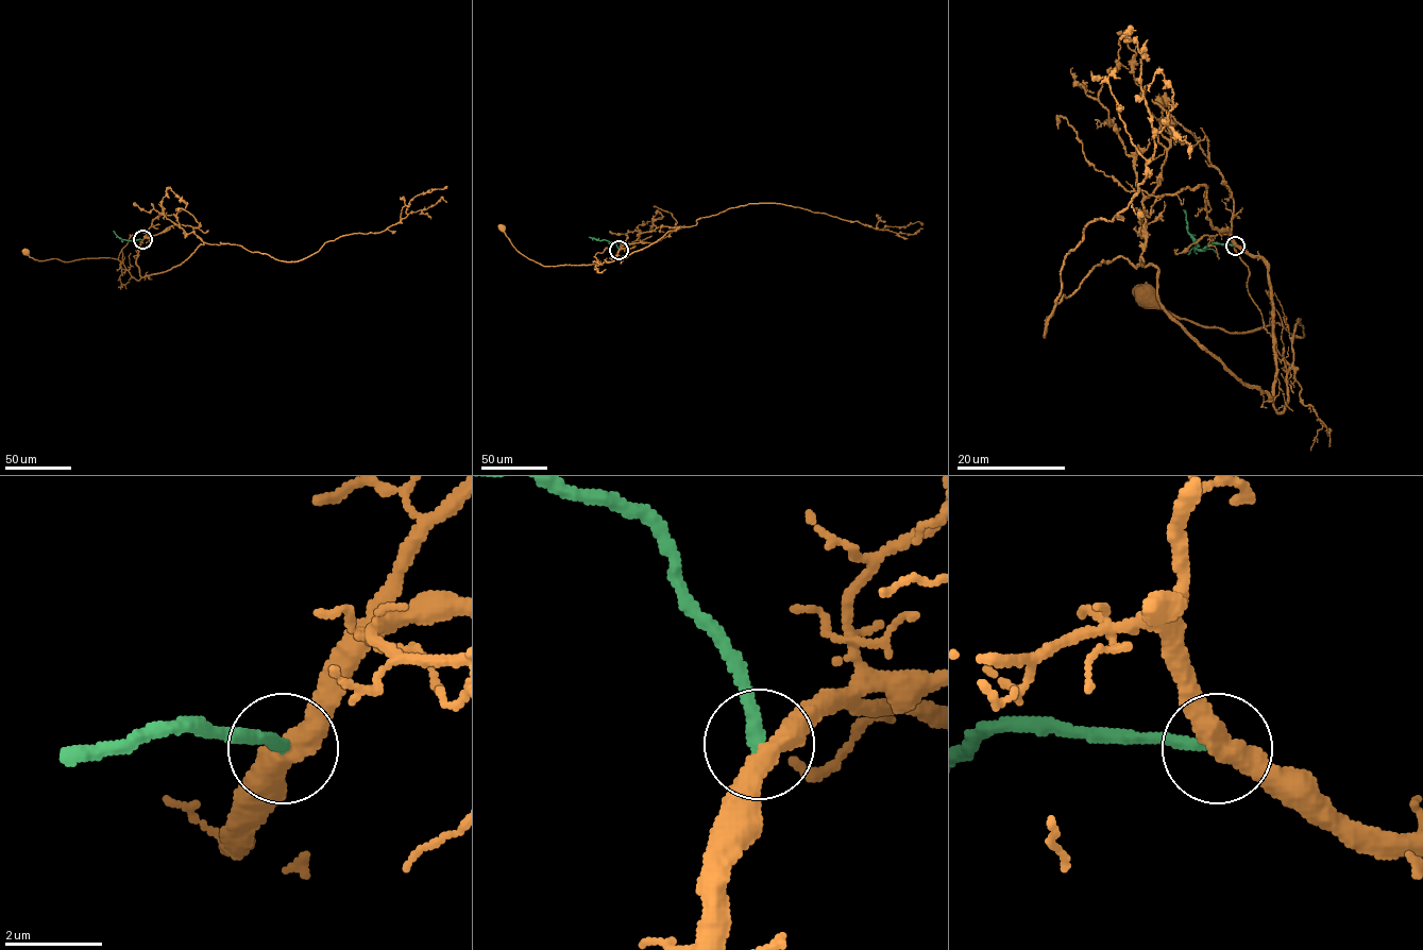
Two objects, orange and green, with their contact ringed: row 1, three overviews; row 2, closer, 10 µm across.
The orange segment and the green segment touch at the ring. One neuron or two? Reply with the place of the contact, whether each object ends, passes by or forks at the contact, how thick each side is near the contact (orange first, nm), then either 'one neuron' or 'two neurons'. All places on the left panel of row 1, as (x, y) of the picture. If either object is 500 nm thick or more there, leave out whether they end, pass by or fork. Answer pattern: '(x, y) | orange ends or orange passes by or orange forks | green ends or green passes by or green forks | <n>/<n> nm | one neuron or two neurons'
(142, 239) | orange passes by | green ends | 440/280 nm | one neuron

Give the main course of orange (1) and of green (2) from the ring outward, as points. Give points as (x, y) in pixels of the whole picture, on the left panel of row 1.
1: (142, 239), (136, 260), (139, 280), (115, 258), (38, 260), (26, 252)
2: (142, 239), (120, 239), (113, 231)

